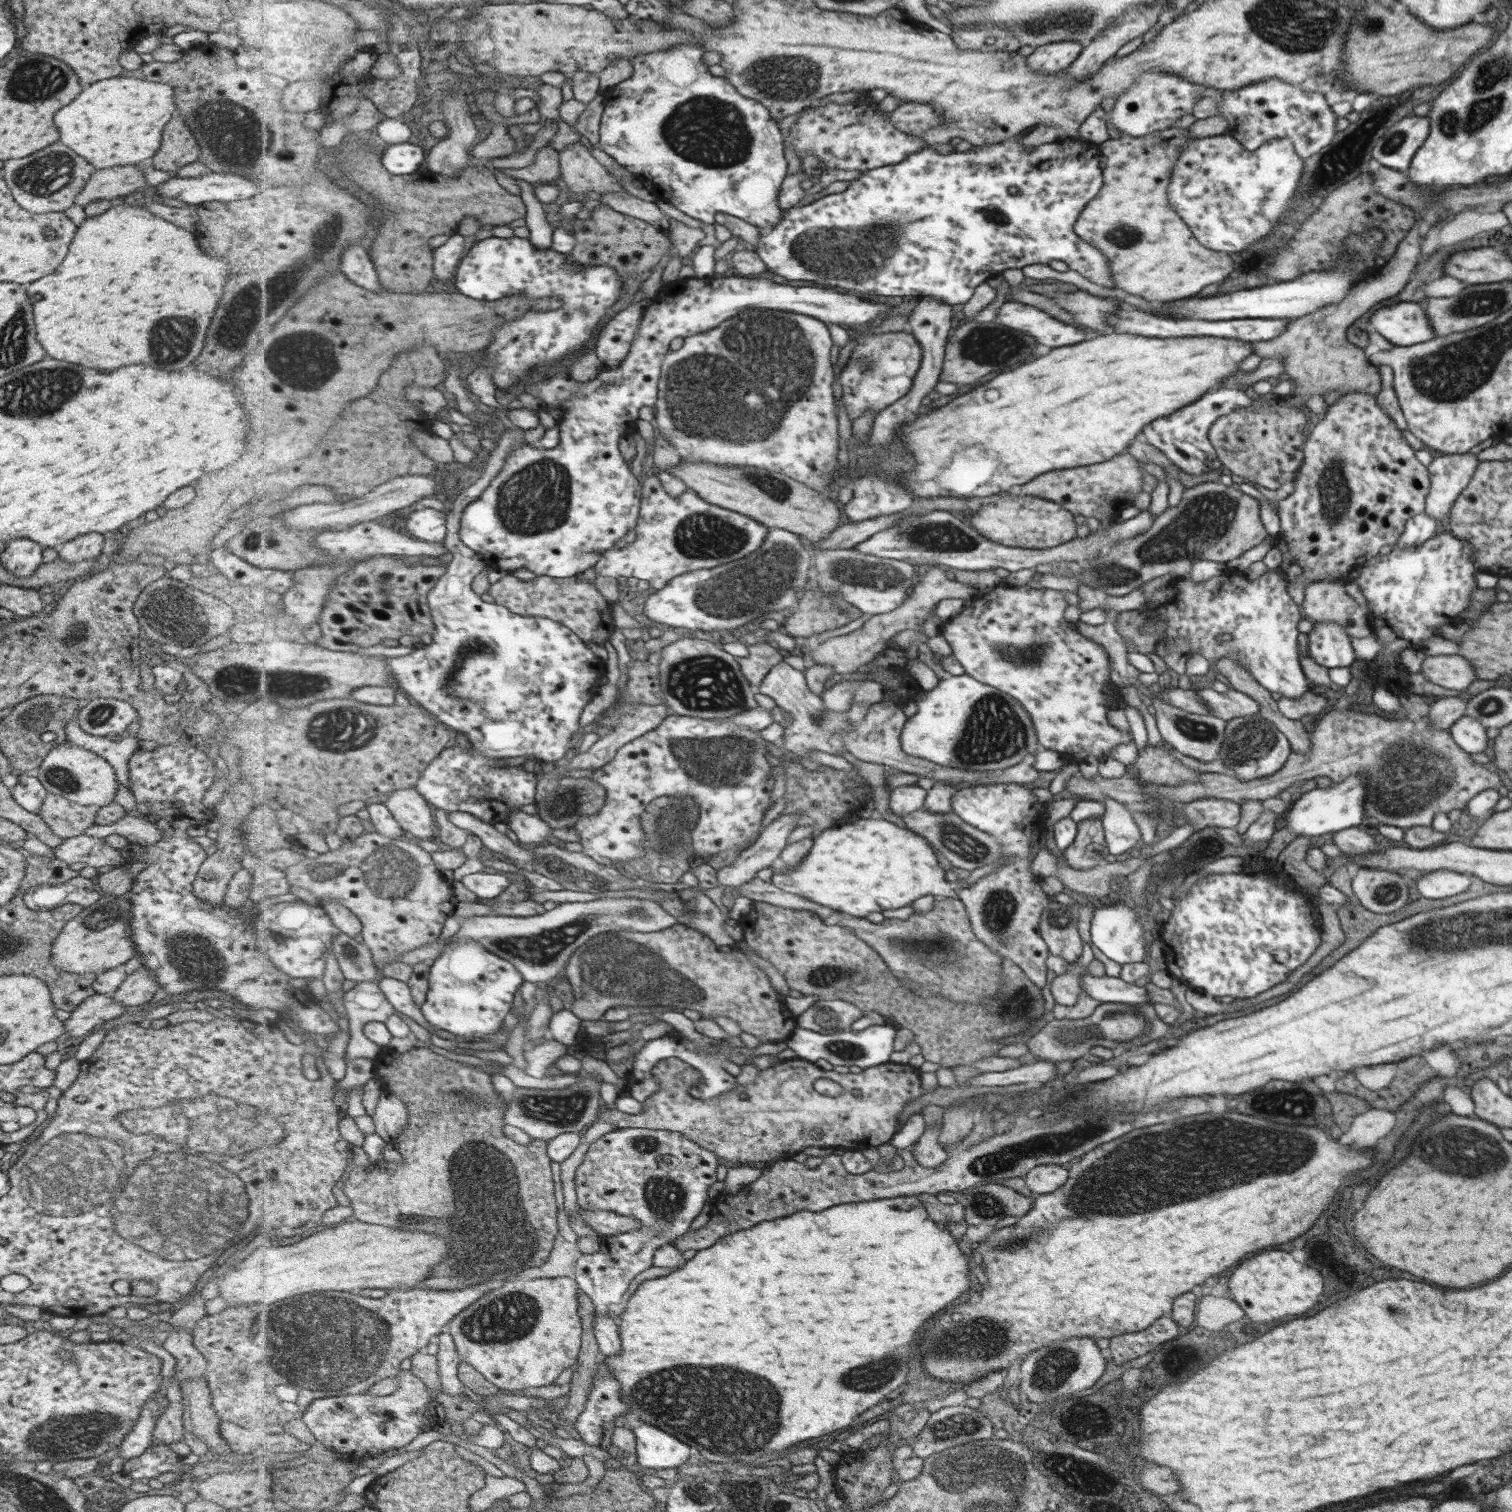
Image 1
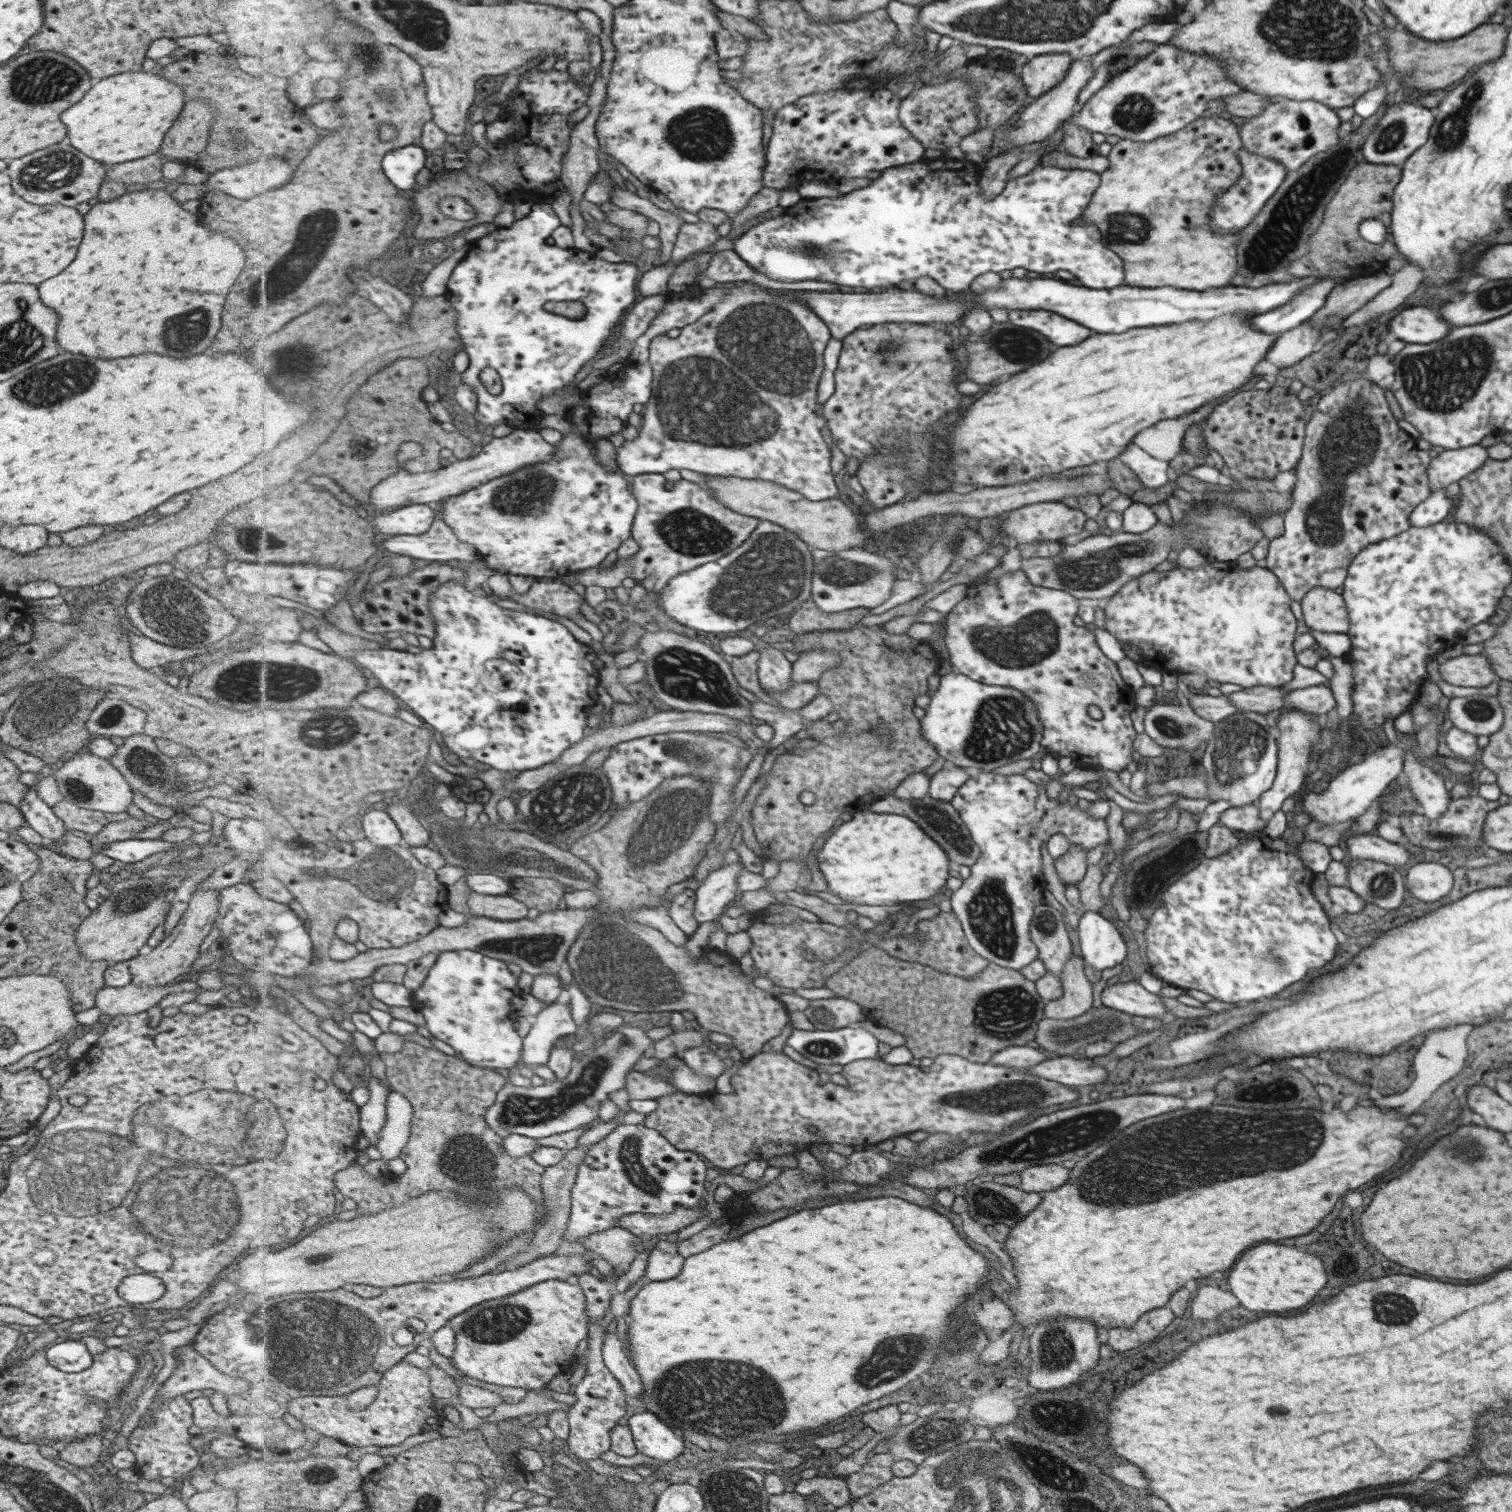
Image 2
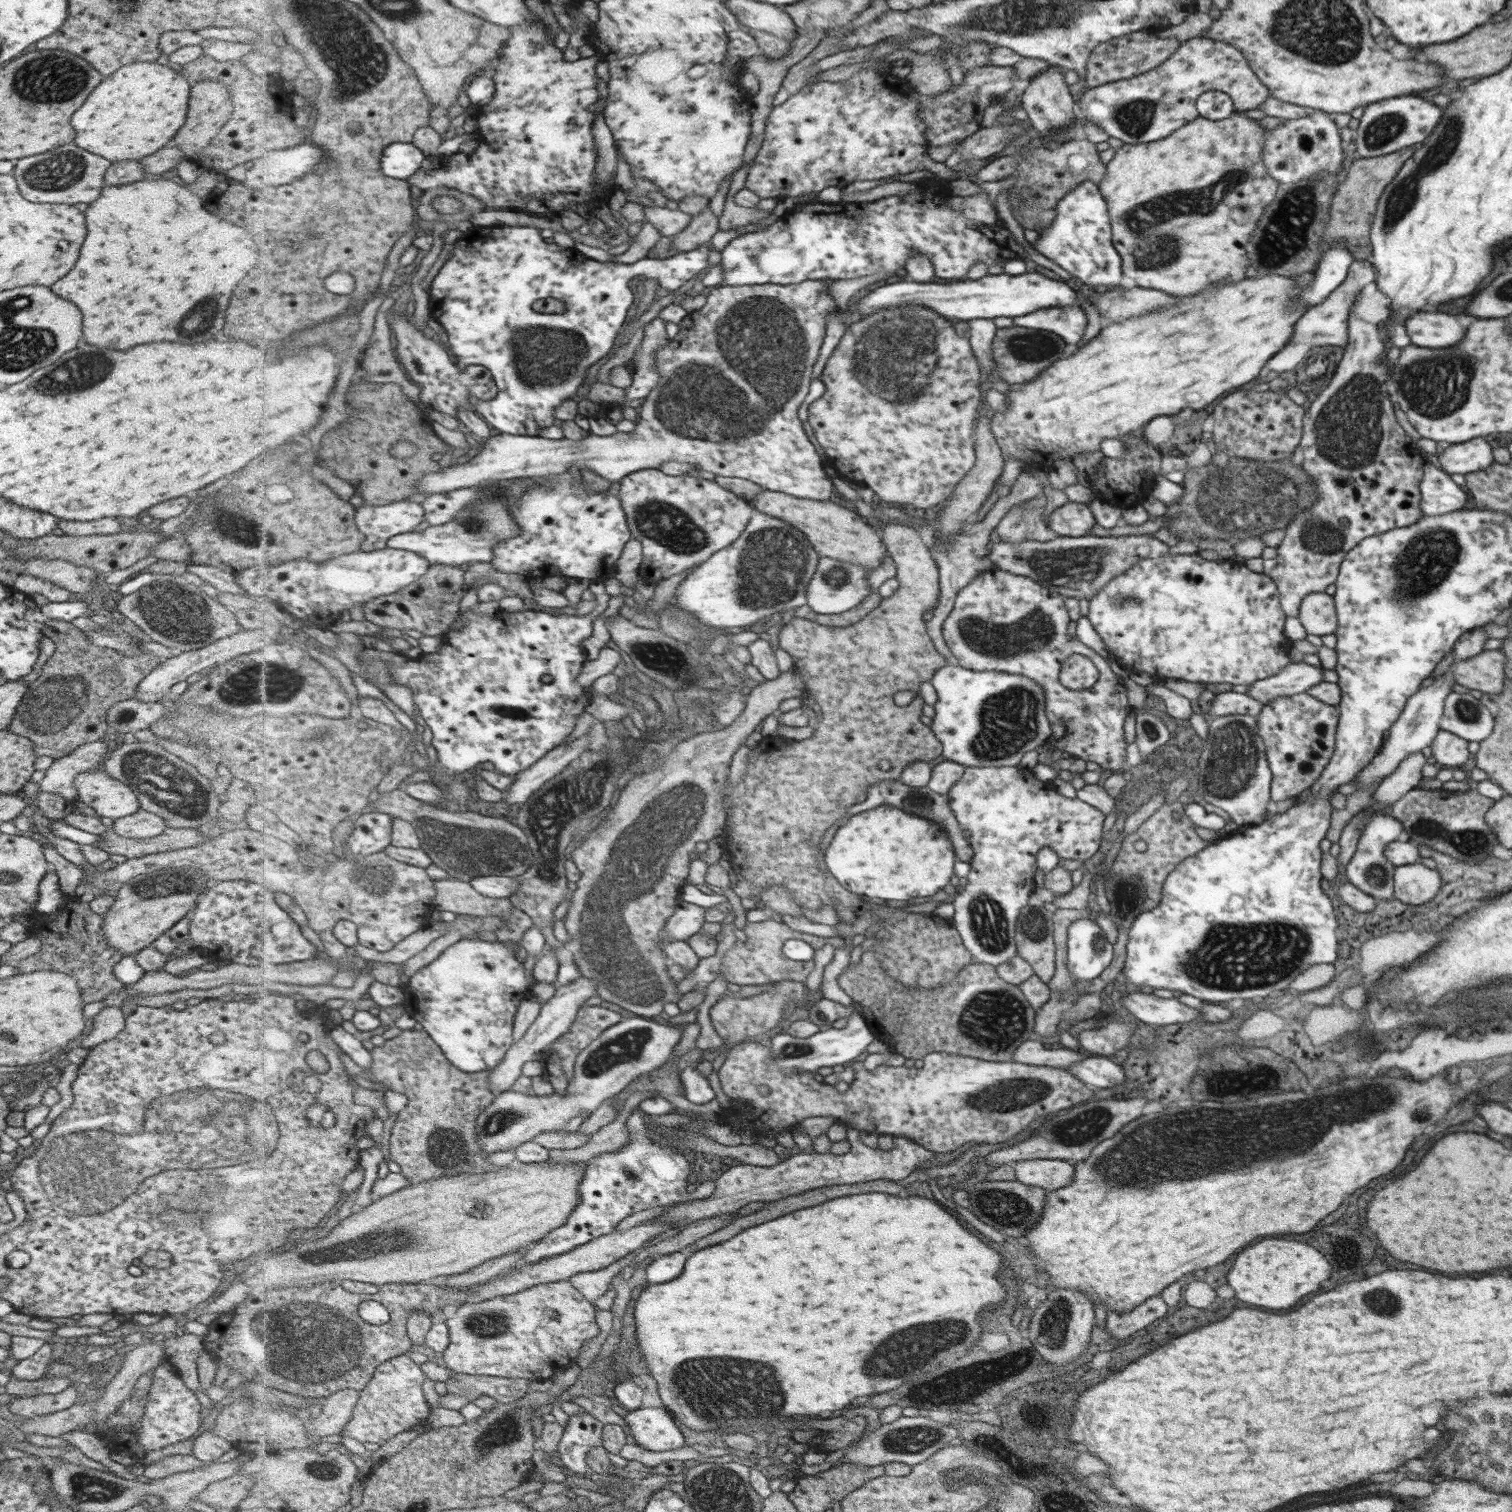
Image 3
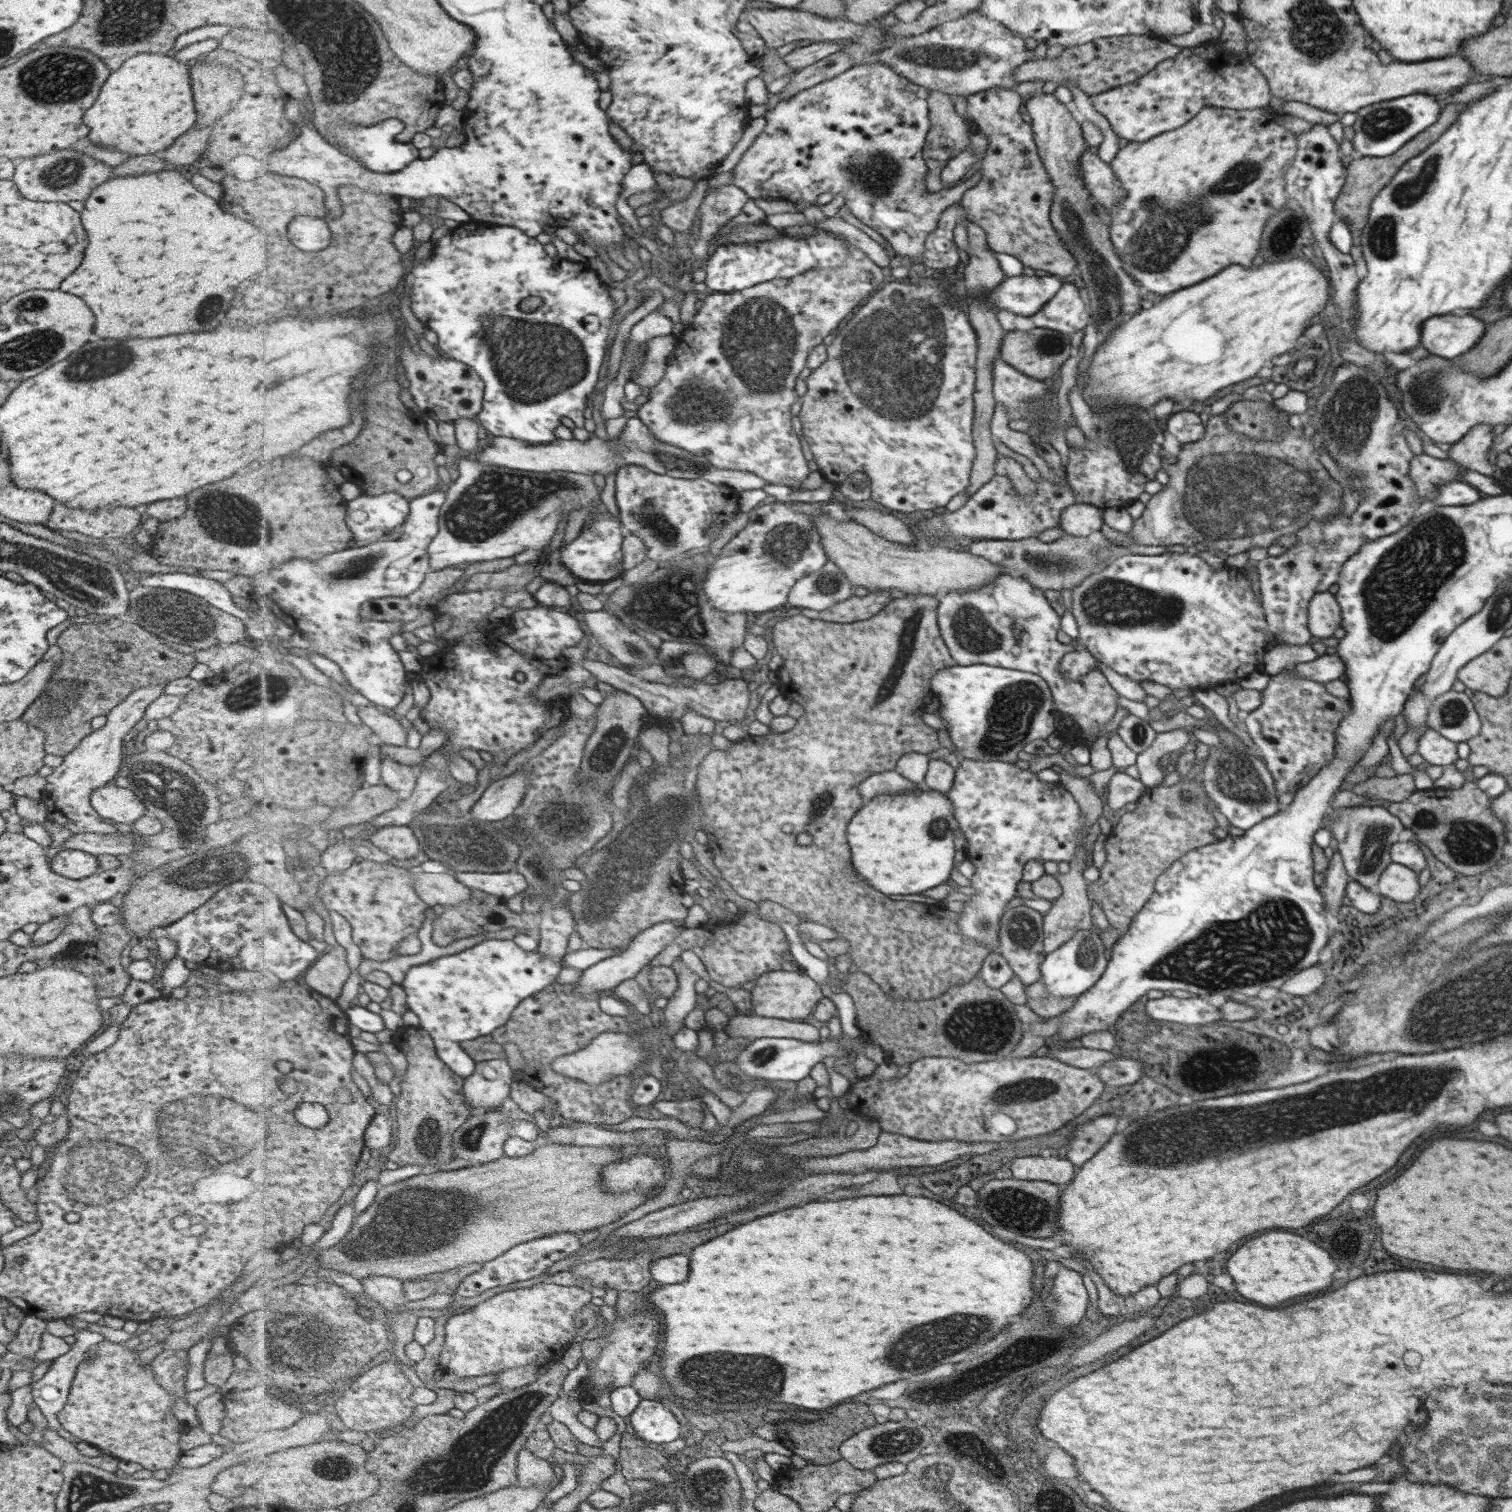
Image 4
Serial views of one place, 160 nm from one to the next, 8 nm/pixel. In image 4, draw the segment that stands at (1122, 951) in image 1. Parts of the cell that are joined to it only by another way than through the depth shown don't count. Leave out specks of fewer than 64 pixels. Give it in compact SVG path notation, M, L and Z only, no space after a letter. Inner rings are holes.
M1092 929L1077 930L1068 942L1065 942L1058 950L1046 953L1045 961L1041 964L1041 980L1050 994L1056 998L1068 998L1069 996L1082 995L1090 991L1099 979L1102 972L1106 971L1105 947L1102 946L1098 934Z

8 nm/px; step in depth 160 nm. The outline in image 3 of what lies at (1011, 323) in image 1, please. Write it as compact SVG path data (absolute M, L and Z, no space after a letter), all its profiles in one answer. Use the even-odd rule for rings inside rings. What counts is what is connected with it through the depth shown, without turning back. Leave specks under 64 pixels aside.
M1080 306L1068 308L1042 308L1030 315L1016 316L1016 326L1048 330L1064 338L1068 344L1078 344L1082 340L1082 332L1086 332L1088 318Z

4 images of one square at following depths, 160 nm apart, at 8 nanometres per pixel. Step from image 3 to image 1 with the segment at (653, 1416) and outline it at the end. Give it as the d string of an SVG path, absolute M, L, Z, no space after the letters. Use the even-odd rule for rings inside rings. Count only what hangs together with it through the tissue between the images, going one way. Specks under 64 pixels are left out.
M643 1422L635 1429L639 1464L649 1470L683 1467L692 1458L692 1446L664 1429Z

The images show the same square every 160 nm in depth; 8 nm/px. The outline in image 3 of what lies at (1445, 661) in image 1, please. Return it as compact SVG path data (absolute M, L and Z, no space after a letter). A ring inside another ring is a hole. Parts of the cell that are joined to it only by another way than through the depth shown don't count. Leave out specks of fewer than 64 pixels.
M1501 649L1484 650L1451 666L1455 682L1483 694L1500 694L1506 687L1507 655Z

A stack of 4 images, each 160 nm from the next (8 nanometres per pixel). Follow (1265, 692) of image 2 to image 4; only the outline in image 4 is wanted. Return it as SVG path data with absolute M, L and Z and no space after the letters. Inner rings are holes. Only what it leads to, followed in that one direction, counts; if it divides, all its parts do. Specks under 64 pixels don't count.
M1334 653L1321 655L1312 662L1299 663L1292 673L1301 678L1322 682L1322 685L1325 685L1325 682L1339 679L1344 671L1346 671L1346 661L1339 653Z

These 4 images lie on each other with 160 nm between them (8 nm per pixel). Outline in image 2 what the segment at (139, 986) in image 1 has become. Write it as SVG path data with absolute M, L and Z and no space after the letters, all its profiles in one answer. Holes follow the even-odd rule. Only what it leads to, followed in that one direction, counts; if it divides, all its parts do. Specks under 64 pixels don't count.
M198 887L191 895L188 903L188 908L181 916L179 923L171 930L159 945L153 947L153 950L143 955L136 955L127 962L129 963L129 971L132 975L132 984L138 986L160 986L173 981L178 981L178 978L189 971L194 960L198 958L202 949L205 947L205 938L208 936L219 909L219 894L218 889L201 889Z

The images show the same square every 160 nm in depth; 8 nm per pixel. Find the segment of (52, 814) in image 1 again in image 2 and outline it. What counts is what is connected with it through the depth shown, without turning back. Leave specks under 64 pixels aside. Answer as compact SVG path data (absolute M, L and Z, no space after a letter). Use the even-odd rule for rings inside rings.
M59 801L52 808L63 822L66 831L82 831L87 836L92 836L98 834L108 824L103 812L90 810L68 801Z

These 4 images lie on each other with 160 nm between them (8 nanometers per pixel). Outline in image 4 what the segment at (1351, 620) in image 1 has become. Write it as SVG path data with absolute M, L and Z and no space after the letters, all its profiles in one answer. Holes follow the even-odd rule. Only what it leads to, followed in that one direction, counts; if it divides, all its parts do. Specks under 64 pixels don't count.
M1328 591L1322 592L1311 600L1309 609L1311 636L1334 642L1332 634L1343 618L1338 598Z

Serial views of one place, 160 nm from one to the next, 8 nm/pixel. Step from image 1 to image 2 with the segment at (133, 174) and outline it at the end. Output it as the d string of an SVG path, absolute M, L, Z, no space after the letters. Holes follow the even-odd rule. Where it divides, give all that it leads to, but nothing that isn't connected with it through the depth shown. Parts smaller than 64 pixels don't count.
M152 154L140 160L111 165L107 168L104 181L124 182L126 185L156 183L163 177L162 165L165 162L162 156Z

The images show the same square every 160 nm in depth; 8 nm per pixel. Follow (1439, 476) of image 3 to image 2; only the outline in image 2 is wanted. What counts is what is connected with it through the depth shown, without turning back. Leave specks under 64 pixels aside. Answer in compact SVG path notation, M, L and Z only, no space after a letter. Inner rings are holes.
M1446 488L1433 490L1432 494L1414 510L1411 516L1411 526L1424 528L1442 522L1451 508L1454 508L1456 499L1450 499L1446 496Z

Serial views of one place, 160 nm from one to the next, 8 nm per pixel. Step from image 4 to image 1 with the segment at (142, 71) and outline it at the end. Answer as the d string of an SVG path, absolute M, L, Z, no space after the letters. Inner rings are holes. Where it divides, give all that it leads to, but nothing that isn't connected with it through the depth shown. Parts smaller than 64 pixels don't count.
M111 77L86 85L72 104L56 112L54 124L64 146L102 170L152 158L160 148L164 126L176 116L177 110L172 87L137 77Z

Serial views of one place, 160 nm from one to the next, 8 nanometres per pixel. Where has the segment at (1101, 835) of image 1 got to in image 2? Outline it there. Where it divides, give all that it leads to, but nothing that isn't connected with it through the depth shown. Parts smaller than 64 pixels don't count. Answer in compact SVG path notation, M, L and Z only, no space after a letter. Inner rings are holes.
M1072 845L1055 861L1058 876L1064 884L1078 884L1090 869L1088 864L1089 850L1078 845Z

